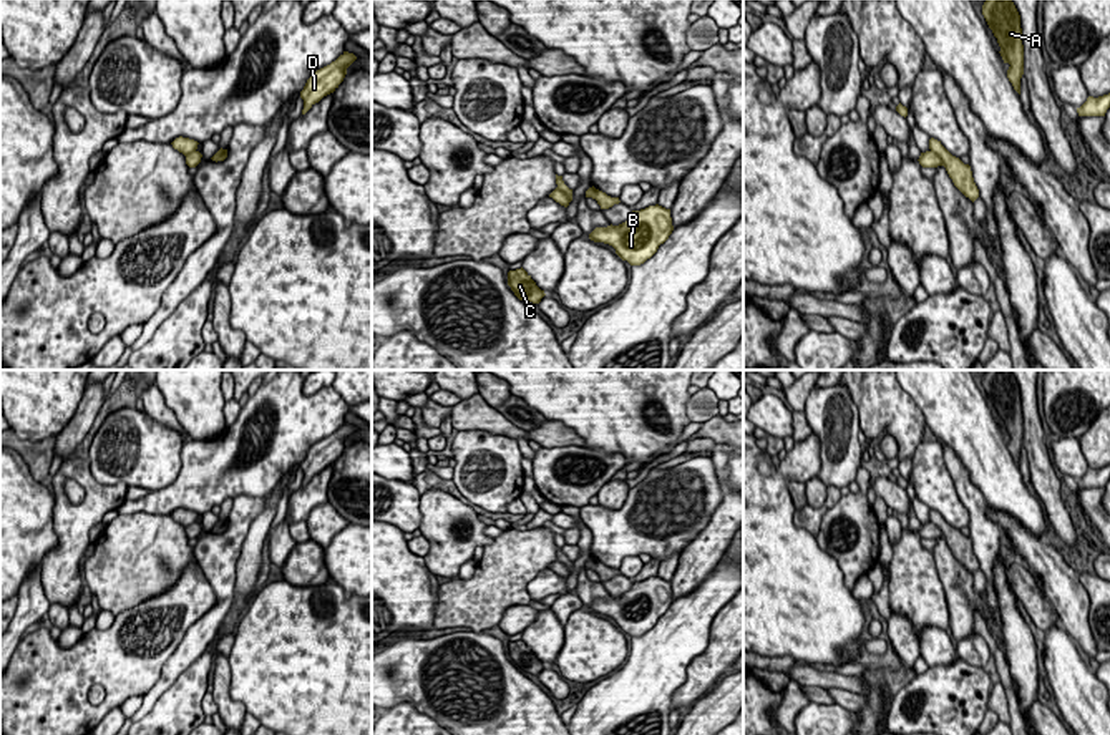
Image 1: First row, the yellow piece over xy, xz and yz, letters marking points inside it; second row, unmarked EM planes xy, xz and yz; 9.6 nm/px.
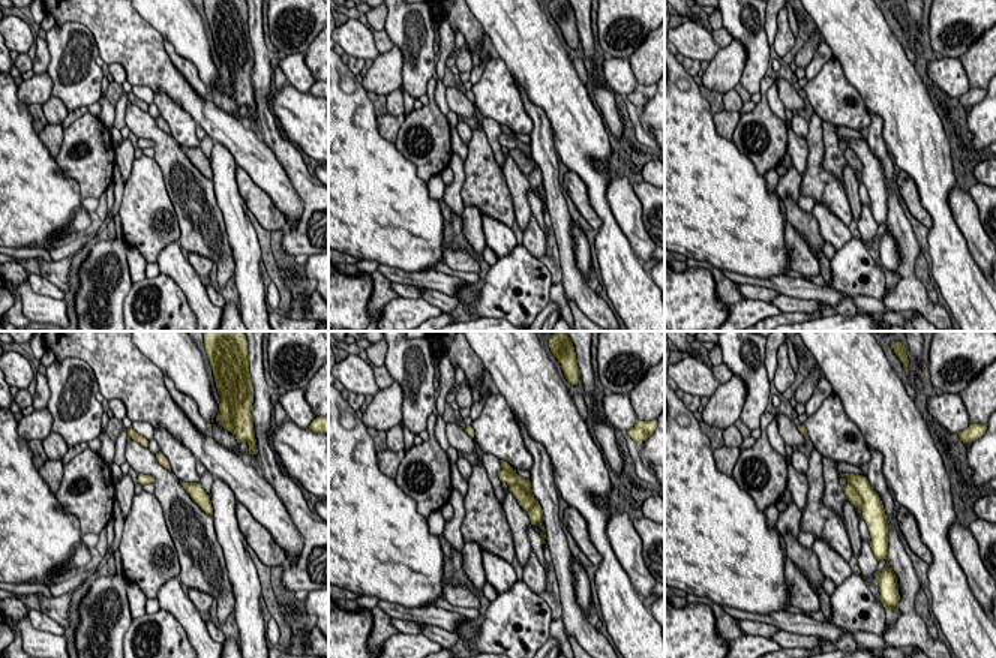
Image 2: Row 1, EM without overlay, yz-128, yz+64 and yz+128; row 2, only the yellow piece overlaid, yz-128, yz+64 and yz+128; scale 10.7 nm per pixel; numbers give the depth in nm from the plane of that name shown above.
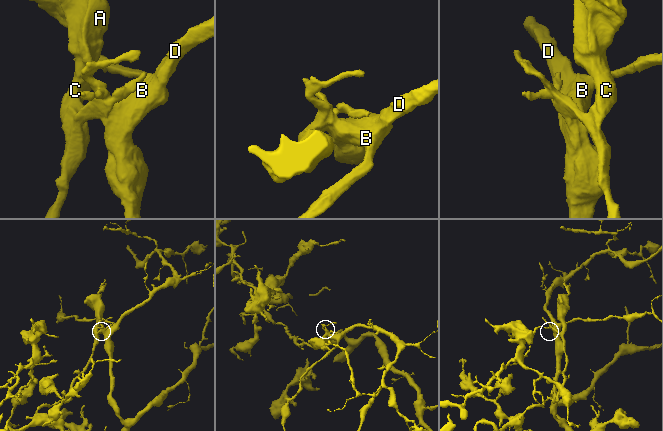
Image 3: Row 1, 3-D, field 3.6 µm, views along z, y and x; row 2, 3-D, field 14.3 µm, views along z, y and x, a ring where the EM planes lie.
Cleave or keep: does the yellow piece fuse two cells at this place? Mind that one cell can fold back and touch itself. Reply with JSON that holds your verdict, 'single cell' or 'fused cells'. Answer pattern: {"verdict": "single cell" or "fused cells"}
{"verdict": "fused cells"}

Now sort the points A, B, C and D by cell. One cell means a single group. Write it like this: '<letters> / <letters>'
A C / B D

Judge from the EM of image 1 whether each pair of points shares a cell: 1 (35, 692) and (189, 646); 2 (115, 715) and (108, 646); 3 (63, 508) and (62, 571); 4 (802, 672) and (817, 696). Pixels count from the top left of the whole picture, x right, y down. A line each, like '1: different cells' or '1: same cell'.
1: different cells
2: different cells
3: same cell
4: different cells

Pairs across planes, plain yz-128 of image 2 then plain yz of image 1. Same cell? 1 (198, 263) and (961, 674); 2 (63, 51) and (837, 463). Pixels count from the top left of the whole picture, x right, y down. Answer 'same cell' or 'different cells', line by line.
1: different cells
2: same cell

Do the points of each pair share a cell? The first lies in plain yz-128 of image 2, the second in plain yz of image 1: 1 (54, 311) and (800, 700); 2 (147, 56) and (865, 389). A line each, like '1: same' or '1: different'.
1: different
2: same

